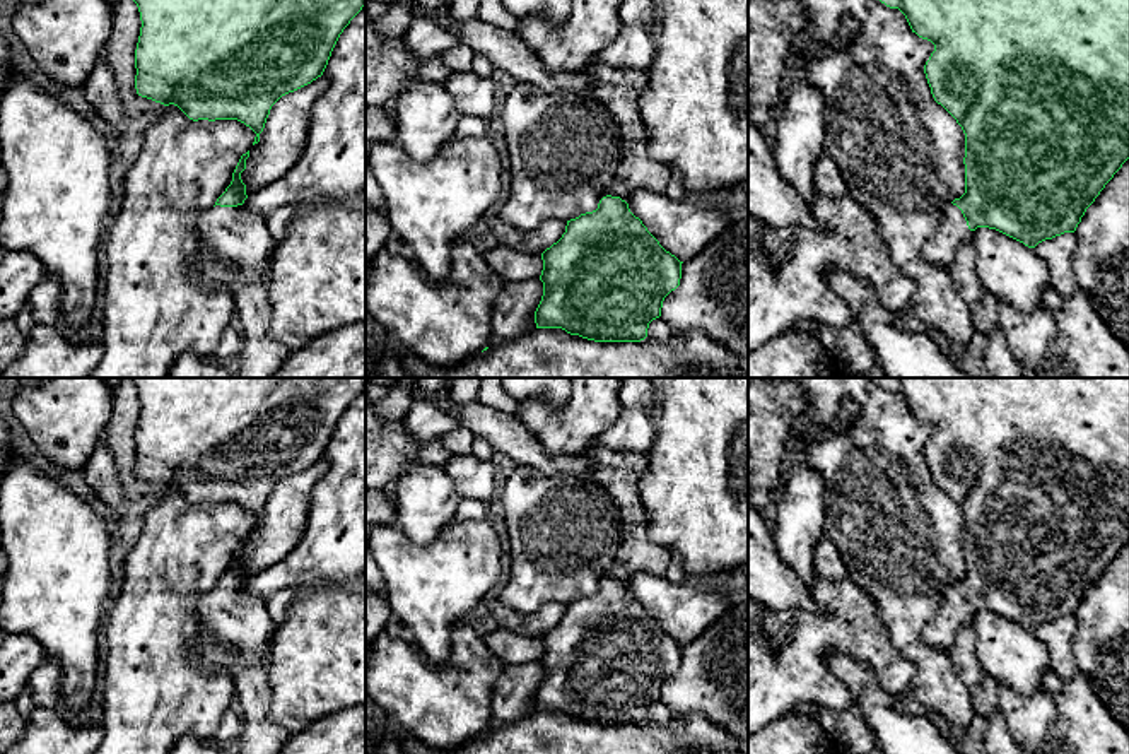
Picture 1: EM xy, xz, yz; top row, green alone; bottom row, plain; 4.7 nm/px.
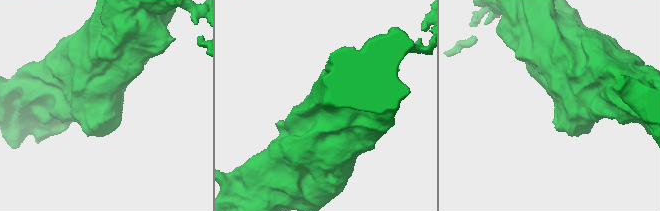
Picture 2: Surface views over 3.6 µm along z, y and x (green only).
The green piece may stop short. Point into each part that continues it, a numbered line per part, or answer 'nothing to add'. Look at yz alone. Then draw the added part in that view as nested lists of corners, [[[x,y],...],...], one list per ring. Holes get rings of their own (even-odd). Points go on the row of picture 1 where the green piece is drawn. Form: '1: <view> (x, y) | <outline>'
1: yz (953, 231) | [[[948,203],[938,233],[922,248],[922,256],[950,270],[960,246],[970,241],[970,234],[962,210]]]

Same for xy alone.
1: xy (241, 238) | [[[215,205],[198,219],[198,231],[229,267],[248,279],[268,275],[275,241],[265,217],[243,205]]]

